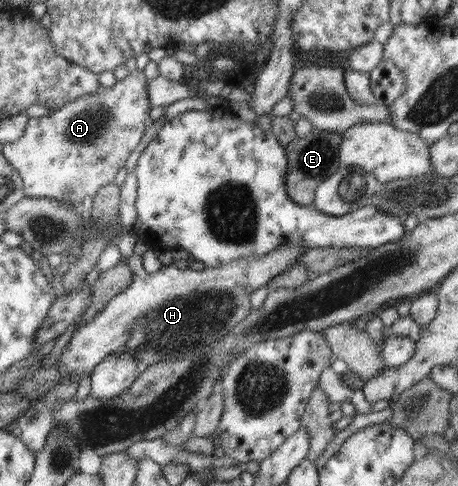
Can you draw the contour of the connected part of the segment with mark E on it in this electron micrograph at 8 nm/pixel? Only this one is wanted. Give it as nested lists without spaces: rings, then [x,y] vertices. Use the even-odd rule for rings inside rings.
[[[313,129],[305,138],[295,137],[284,146],[288,160],[286,171],[286,193],[293,202],[311,206],[318,184],[335,174],[340,168],[339,151],[341,133]]]

